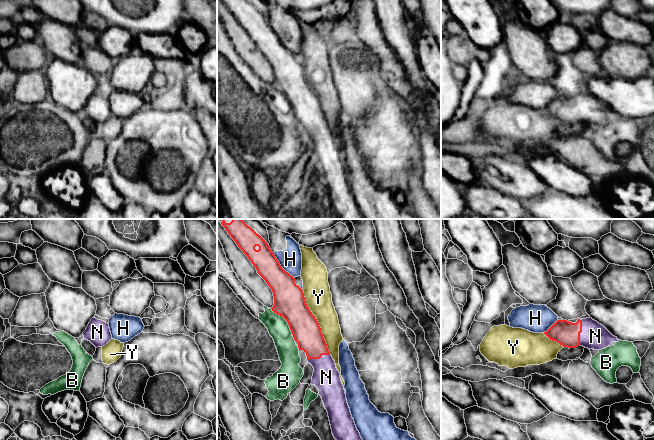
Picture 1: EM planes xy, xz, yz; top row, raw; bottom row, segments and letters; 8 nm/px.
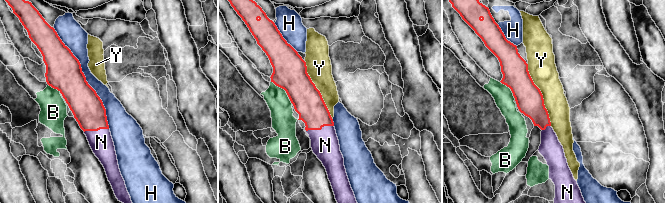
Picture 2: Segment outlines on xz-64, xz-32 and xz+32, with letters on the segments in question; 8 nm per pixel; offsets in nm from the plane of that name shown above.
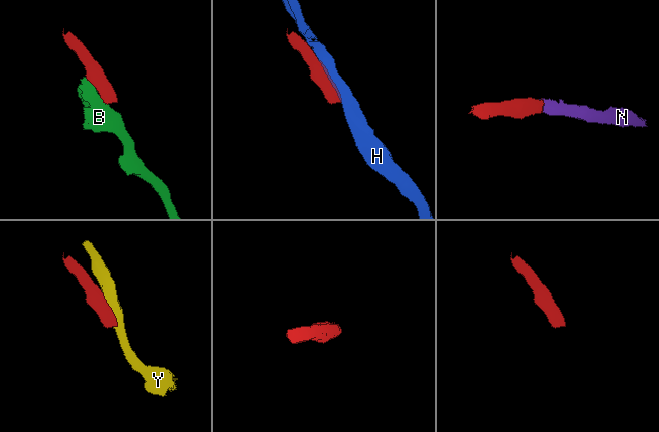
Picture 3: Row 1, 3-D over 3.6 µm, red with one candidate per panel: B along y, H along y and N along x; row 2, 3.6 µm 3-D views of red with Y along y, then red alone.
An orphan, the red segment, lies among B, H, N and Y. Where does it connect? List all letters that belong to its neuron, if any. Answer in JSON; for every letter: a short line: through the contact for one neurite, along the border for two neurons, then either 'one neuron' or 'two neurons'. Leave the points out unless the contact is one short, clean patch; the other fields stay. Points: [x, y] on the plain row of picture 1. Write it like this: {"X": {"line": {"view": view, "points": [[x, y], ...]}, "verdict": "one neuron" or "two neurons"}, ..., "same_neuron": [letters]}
{"B": {"line": {"view": "xz", "points": [[270, 84], [286, 97], [292, 110]]}, "verdict": "two neurons"}, "H": {"verdict": "two neurons"}, "N": {"line": {"view": "yz", "points": [[567, 110], [581, 107], [595, 112]]}, "verdict": "one neuron"}, "Y": {"verdict": "two neurons"}, "same_neuron": ["N"]}

